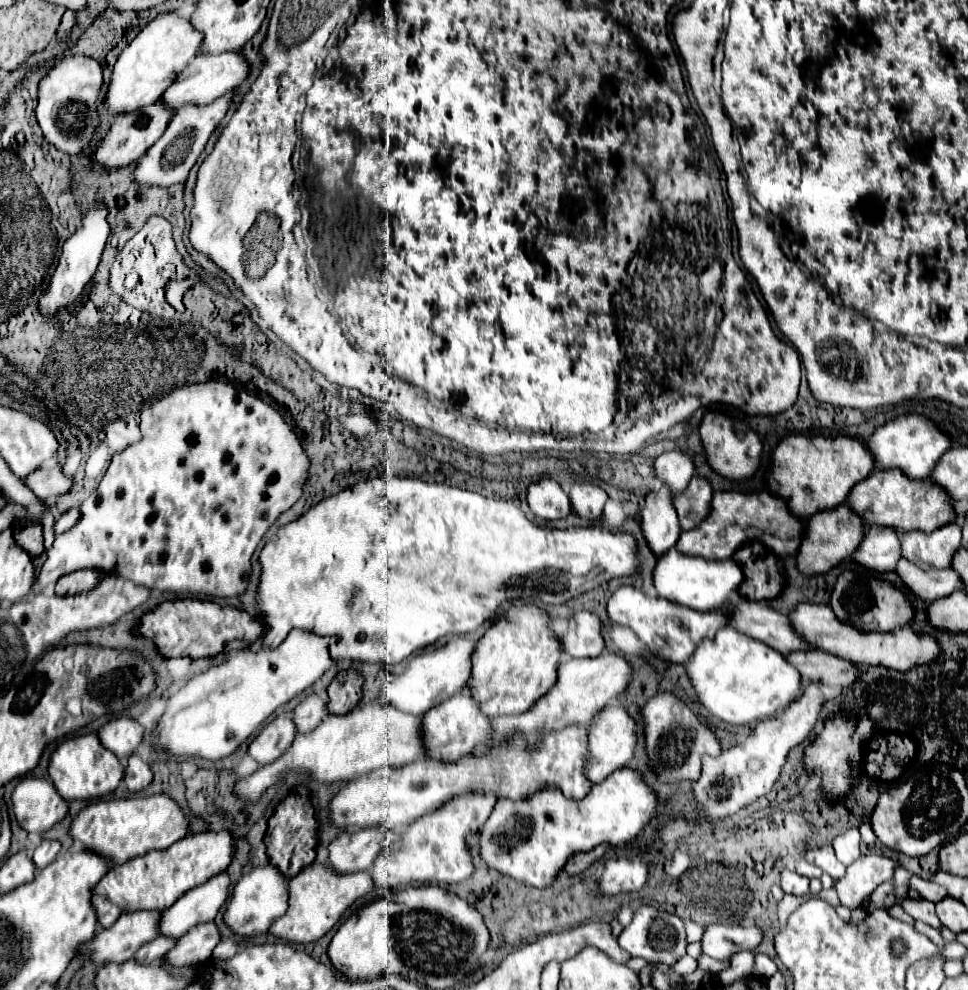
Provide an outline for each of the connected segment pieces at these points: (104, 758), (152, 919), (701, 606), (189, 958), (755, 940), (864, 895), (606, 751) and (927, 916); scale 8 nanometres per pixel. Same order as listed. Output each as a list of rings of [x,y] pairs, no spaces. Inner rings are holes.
[[[88,733],[88,735],[72,737],[72,739],[64,741],[62,745],[58,745],[58,749],[52,753],[48,773],[56,785],[56,791],[66,801],[94,799],[94,797],[104,797],[118,787],[118,783],[124,777],[124,765],[120,763],[120,759],[114,753],[110,753],[102,745],[102,741],[96,733]]]
[[[138,911],[138,913],[126,913],[122,917],[118,917],[118,921],[104,929],[104,927],[98,927],[98,933],[94,935],[92,941],[88,941],[86,945],[82,945],[82,949],[78,949],[78,953],[84,953],[86,955],[86,961],[96,961],[98,965],[102,963],[108,963],[108,961],[116,961],[116,963],[122,963],[130,957],[134,957],[134,953],[160,937],[160,921],[162,921],[162,913],[160,911]]]
[[[676,547],[668,549],[654,569],[654,585],[658,595],[696,611],[718,609],[718,605],[724,605],[738,591],[742,581],[744,573],[734,559],[710,561],[704,557],[690,557],[680,553]]]
[[[214,921],[196,925],[178,939],[178,945],[172,951],[166,953],[166,961],[172,965],[190,965],[208,961],[220,939],[222,937]]]
[[[708,925],[702,937],[702,949],[714,959],[730,959],[730,955],[756,949],[764,939],[764,931],[756,925]]]
[[[884,855],[860,857],[848,867],[846,875],[834,883],[840,903],[848,909],[858,909],[880,883],[892,879],[896,867],[900,867],[900,863]]]
[[[618,701],[606,705],[606,709],[598,713],[598,719],[594,719],[590,727],[590,757],[586,761],[586,777],[590,777],[590,781],[594,781],[596,785],[596,783],[602,783],[616,769],[626,767],[626,763],[634,755],[638,737],[640,737],[638,725],[632,719],[632,715]]]
[[[906,899],[904,903],[902,903],[902,907],[904,907],[904,911],[908,913],[908,915],[912,915],[914,919],[918,919],[918,921],[924,921],[924,923],[928,923],[930,927],[934,927],[936,931],[942,931],[942,921],[938,919],[938,915],[936,915],[936,911],[934,911],[934,903],[932,901],[920,901],[920,903],[914,903],[914,901],[910,901],[910,899]]]

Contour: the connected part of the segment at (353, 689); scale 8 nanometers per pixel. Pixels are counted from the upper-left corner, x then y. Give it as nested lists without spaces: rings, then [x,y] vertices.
[[[346,669],[336,675],[328,687],[328,711],[346,715],[362,697],[362,675],[356,669]]]

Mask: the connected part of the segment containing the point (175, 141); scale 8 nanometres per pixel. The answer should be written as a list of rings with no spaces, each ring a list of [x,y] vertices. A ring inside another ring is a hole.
[[[234,91],[218,97],[216,101],[208,103],[208,105],[188,103],[188,105],[180,107],[174,113],[174,117],[172,117],[166,133],[160,137],[160,141],[156,141],[148,149],[148,153],[142,159],[138,159],[138,169],[134,171],[136,181],[144,183],[144,185],[162,185],[162,187],[186,181],[190,169],[196,163],[196,159],[204,151],[208,139],[212,137],[212,133],[216,131],[220,121],[226,117],[226,113],[230,109],[230,103],[232,103],[232,97],[234,97]]]

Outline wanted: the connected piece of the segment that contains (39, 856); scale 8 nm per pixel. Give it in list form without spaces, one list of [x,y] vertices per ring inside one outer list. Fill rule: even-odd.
[[[46,839],[46,841],[42,841],[42,845],[36,847],[34,857],[32,857],[36,869],[44,869],[46,865],[50,865],[50,863],[58,857],[60,847],[62,847],[62,845],[60,845],[58,841],[54,841],[54,839]]]

